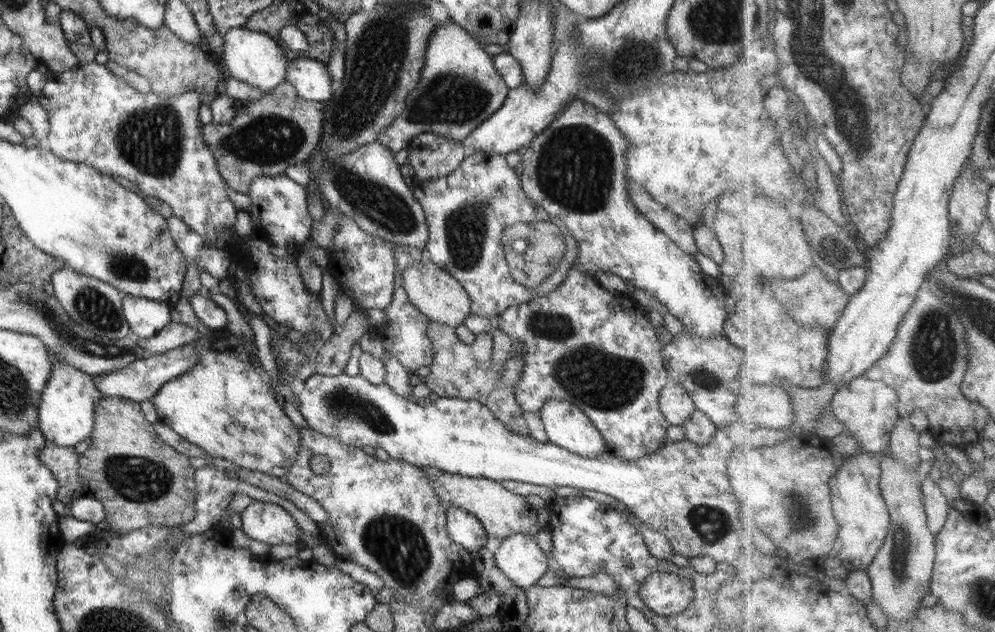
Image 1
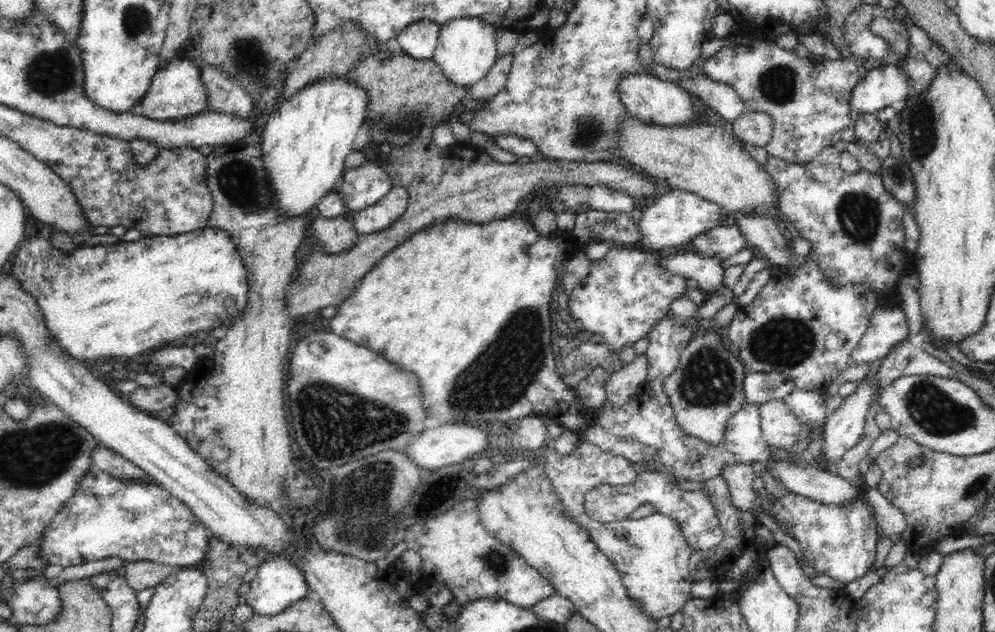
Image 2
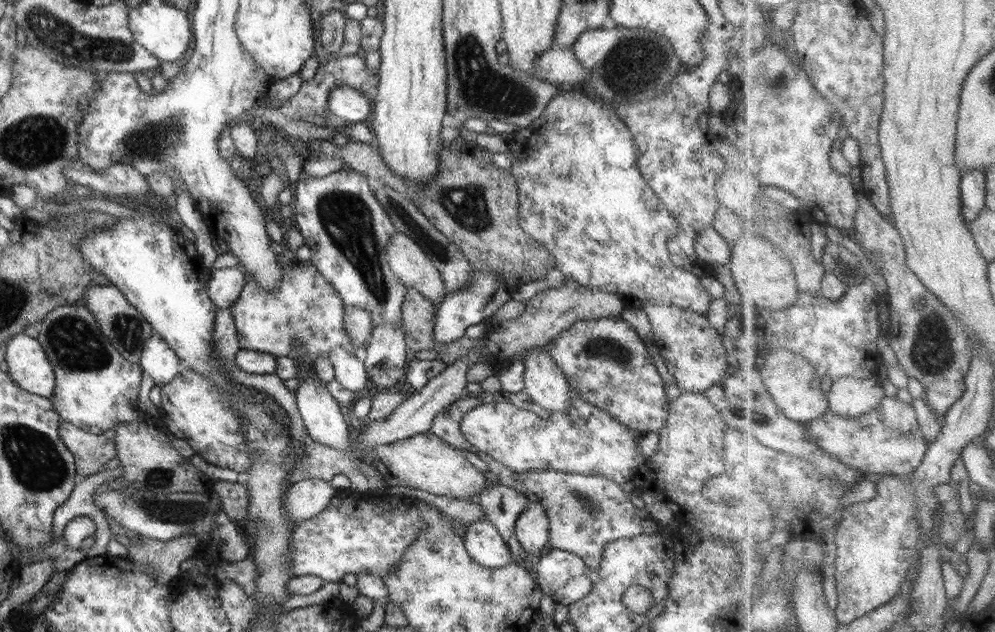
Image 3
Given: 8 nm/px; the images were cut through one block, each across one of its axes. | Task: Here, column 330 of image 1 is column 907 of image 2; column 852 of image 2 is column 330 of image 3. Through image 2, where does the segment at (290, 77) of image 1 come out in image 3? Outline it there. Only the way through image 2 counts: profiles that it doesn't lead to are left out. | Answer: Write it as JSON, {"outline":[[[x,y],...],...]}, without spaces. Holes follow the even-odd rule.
{"outline":[[[342,85],[329,90],[327,110],[337,121],[369,122],[372,107],[372,100],[368,100],[364,92],[351,86]]]}

